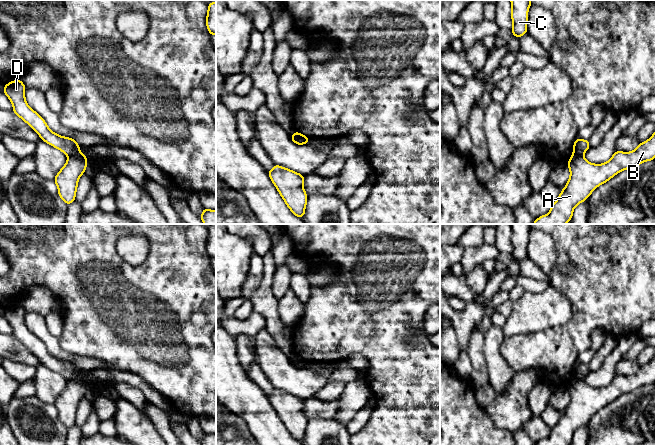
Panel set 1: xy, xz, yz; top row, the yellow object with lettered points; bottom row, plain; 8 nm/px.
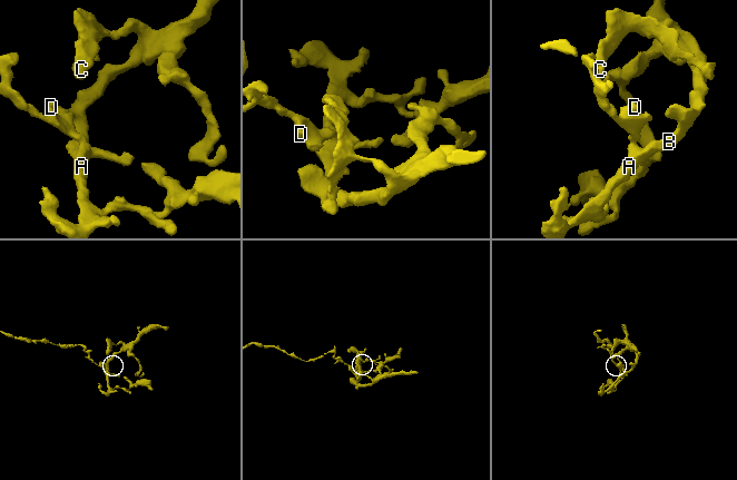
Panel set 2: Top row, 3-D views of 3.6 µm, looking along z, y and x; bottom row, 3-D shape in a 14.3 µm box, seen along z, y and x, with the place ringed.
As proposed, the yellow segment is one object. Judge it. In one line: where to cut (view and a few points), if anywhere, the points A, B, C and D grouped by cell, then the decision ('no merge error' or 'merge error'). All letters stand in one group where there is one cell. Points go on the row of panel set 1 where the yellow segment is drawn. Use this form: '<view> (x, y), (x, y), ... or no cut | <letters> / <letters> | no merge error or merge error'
xy (80, 153), (68, 157) | A B C / D | merge error

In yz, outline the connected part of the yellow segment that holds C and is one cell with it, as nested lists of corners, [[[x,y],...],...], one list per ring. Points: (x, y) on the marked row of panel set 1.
[[[510,0],[511,19],[513,22],[512,35],[518,39],[527,33],[528,9],[532,5],[530,0]]]

